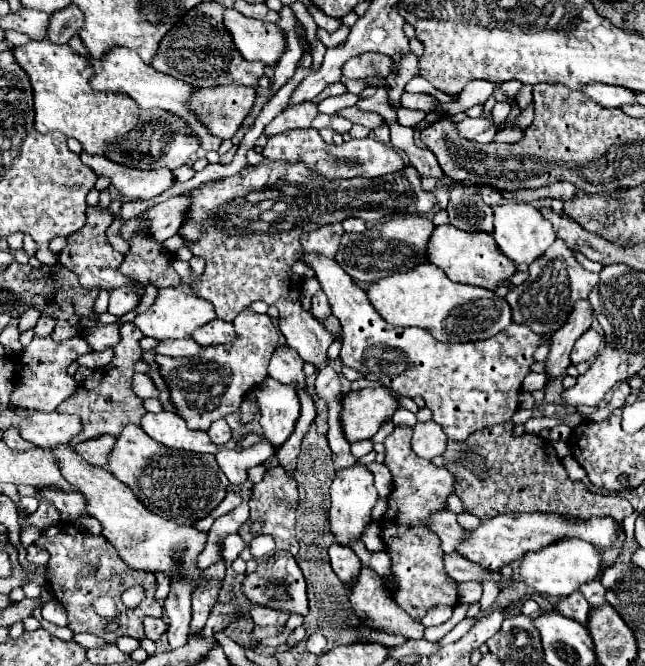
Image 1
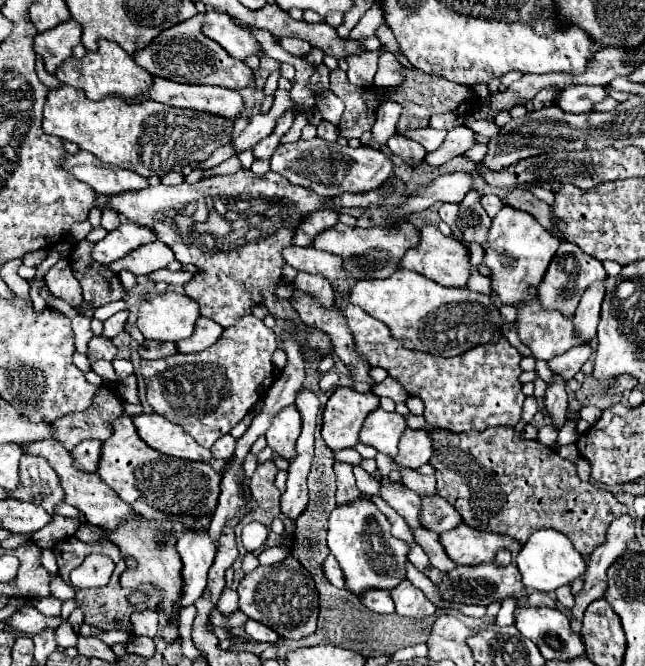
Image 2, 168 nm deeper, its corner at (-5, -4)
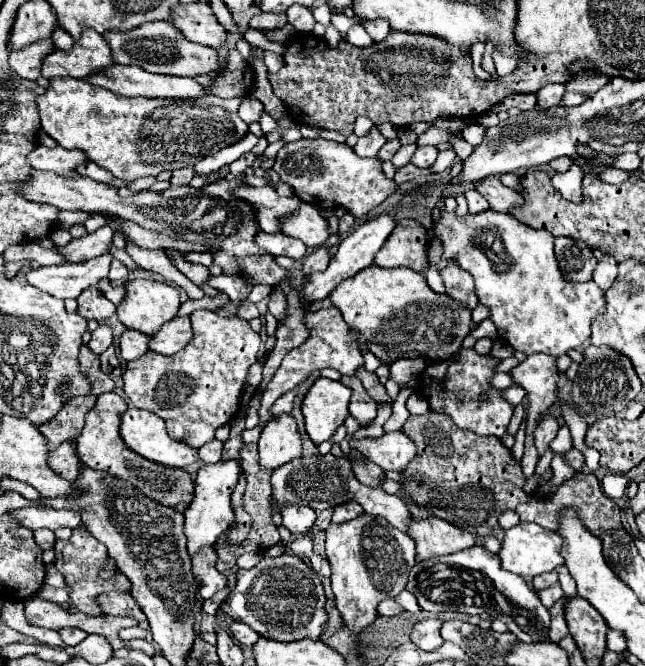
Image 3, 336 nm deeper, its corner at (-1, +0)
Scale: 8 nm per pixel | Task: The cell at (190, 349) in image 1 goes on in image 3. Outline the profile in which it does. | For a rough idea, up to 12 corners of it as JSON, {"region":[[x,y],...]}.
{"region":[[126,330],[120,340],[120,358],[136,360],[146,354],[142,332]]}

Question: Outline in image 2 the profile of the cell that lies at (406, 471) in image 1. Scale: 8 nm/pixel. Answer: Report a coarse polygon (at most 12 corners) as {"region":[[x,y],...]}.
{"region":[[374,410],[360,442],[388,456],[398,454],[406,418]]}

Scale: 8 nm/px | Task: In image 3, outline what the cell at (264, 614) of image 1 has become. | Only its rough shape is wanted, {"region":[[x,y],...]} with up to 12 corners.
{"region":[[232,622],[232,638],[242,646],[254,646],[260,636],[246,624]]}

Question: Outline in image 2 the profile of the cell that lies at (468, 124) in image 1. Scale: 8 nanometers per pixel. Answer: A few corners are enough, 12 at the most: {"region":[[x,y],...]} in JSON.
{"region":[[466,126],[448,132],[444,144],[426,154],[426,162],[442,166],[476,144]]}

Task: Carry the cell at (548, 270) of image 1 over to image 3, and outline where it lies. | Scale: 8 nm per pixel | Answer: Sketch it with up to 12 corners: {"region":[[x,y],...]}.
{"region":[[556,238],[556,258],[566,278],[592,280],[596,258],[582,240]]}

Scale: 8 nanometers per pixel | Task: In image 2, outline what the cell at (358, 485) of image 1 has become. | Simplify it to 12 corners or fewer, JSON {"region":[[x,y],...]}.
{"region":[[368,496],[340,504],[328,548],[352,594],[404,580],[408,546]]}

